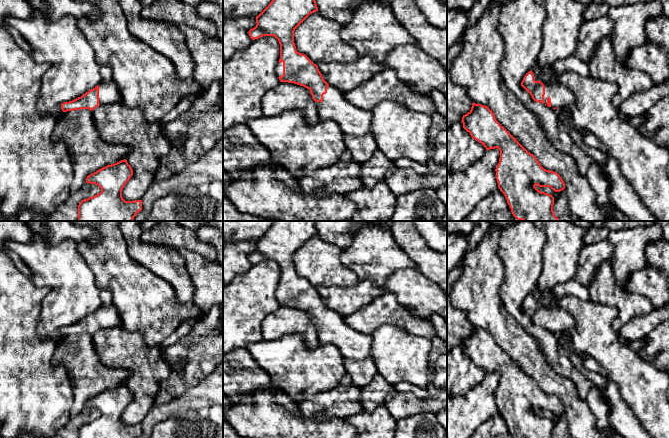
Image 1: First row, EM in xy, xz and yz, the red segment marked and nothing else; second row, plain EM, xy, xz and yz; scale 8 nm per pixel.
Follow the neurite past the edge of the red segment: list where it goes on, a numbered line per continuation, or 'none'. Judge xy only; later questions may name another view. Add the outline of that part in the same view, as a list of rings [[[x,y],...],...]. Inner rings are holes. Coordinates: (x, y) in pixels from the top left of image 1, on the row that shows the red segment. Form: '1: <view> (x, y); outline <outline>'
1: xy (109, 92); outline [[[109,66],[100,67],[101,81],[99,86],[99,104],[110,104],[122,101],[122,96]]]

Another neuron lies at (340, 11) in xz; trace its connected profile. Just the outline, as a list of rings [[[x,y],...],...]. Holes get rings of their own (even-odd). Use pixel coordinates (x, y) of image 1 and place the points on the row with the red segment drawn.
[[[315,0],[318,11],[329,20],[344,24],[351,19],[352,9],[367,0]]]

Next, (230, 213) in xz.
[[[223,195],[223,221],[275,221],[266,218],[255,217],[240,212],[236,206]]]

